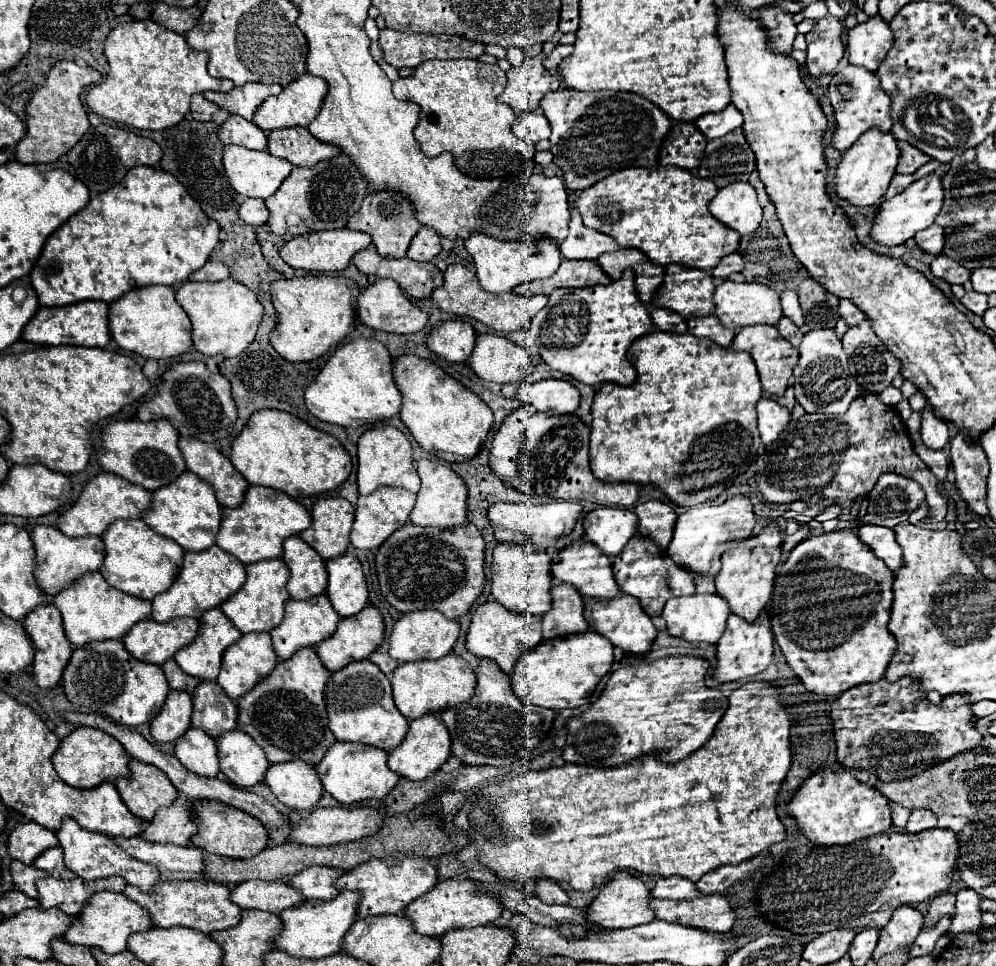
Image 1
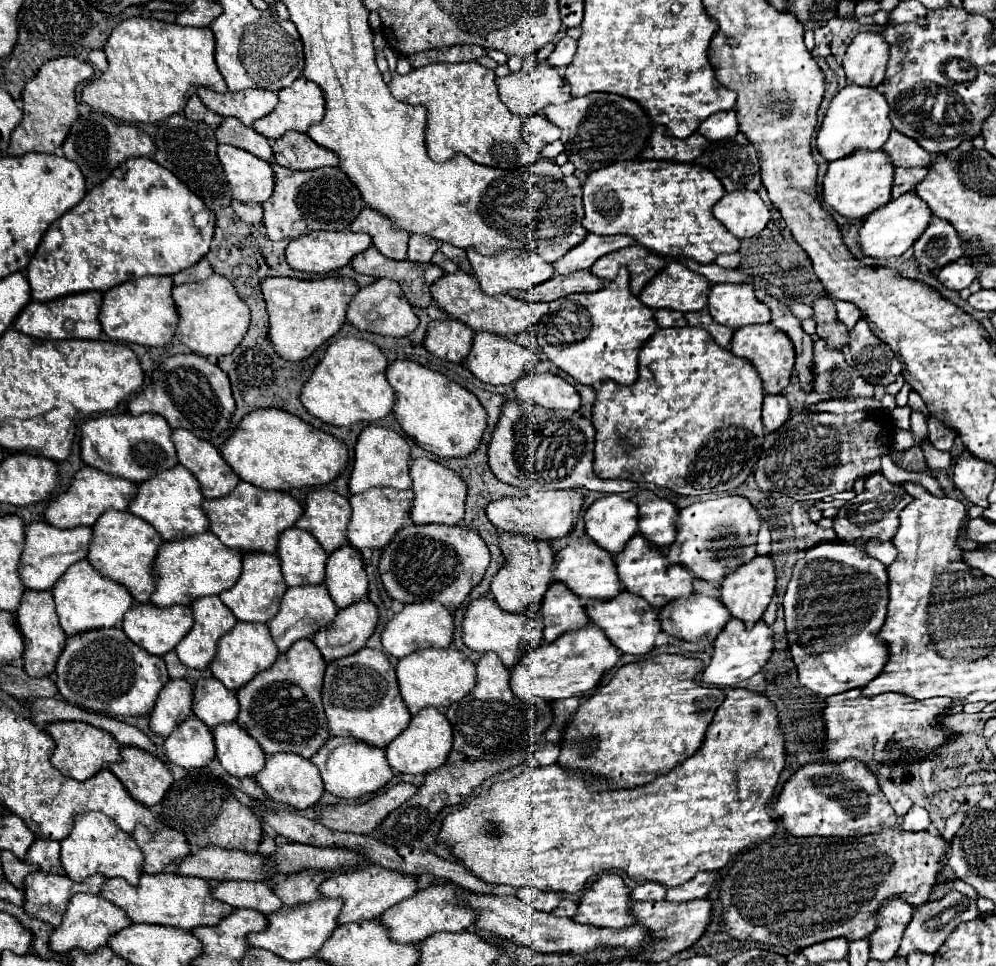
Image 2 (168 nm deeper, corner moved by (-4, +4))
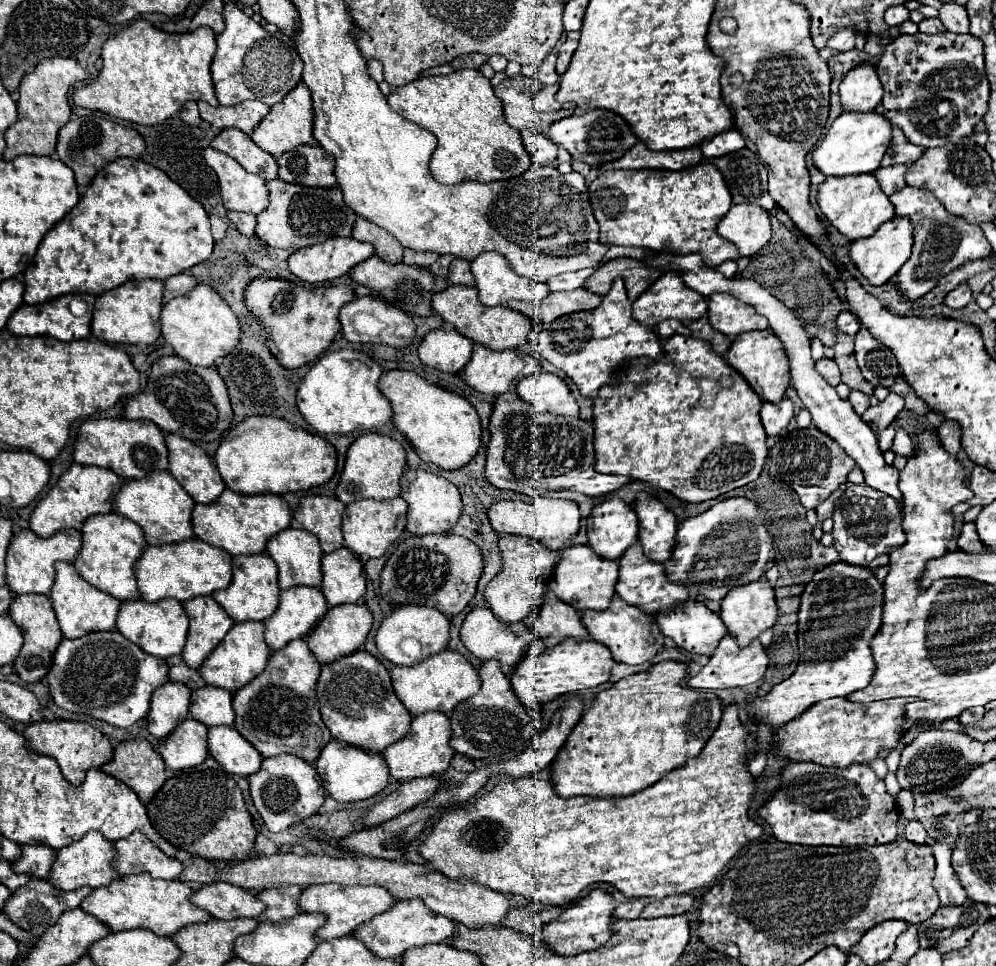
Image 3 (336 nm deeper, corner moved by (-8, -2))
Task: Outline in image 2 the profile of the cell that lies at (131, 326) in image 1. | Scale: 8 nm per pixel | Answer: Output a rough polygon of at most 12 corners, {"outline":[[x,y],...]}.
{"outline":[[170,276],[104,292],[98,316],[116,342],[166,346],[178,324]]}

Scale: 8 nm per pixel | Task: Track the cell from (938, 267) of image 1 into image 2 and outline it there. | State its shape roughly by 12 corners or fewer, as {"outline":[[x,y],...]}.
{"outline":[[966,262],[946,264],[938,280],[948,290],[964,290],[976,278]]}

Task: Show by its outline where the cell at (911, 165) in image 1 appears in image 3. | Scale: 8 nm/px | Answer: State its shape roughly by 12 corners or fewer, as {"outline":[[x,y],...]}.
{"outline":[[894,126],[882,166],[912,166],[924,148],[910,144]]}

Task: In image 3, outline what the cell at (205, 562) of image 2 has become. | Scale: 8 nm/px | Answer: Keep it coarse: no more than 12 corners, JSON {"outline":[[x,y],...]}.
{"outline":[[198,538],[148,546],[146,602],[186,602],[232,582],[232,556]]}

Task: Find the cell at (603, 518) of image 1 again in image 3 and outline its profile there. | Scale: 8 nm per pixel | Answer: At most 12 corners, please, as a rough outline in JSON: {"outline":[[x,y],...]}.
{"outline":[[620,498],[588,516],[588,546],[618,560],[638,540],[638,516]]}

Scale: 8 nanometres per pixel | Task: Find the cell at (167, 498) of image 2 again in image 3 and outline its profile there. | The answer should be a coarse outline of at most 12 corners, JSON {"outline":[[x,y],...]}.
{"outline":[[170,472],[126,480],[114,512],[148,544],[196,538],[192,496]]}

